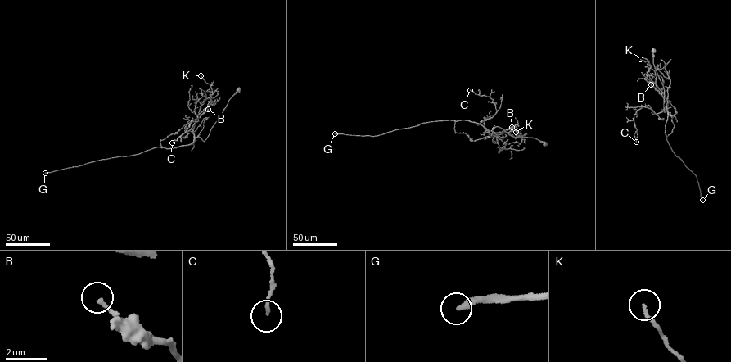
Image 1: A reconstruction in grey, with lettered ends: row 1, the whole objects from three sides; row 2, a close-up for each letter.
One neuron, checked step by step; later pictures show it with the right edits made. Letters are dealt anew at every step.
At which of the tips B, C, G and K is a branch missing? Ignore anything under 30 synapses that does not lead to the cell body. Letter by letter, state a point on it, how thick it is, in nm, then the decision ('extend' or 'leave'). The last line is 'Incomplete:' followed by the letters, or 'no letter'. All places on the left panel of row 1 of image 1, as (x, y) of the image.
B: place (208, 109); calibre 190 nm; leave
C: place (172, 142); calibre 120 nm; leave
G: place (45, 173); calibre 280 nm; extend
K: place (200, 75); calibre 130 nm; leave
Incomplete: G

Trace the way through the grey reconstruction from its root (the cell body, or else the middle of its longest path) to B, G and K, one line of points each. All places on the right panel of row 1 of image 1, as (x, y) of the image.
B: (653, 50), (665, 112), (667, 110), (667, 137), (675, 110), (651, 84)
G: (653, 50), (653, 65), (664, 89), (665, 112), (667, 110), (666, 139), (676, 156), (696, 176), (702, 200)
K: (653, 50), (667, 110), (665, 95), (647, 80), (649, 61), (640, 59)

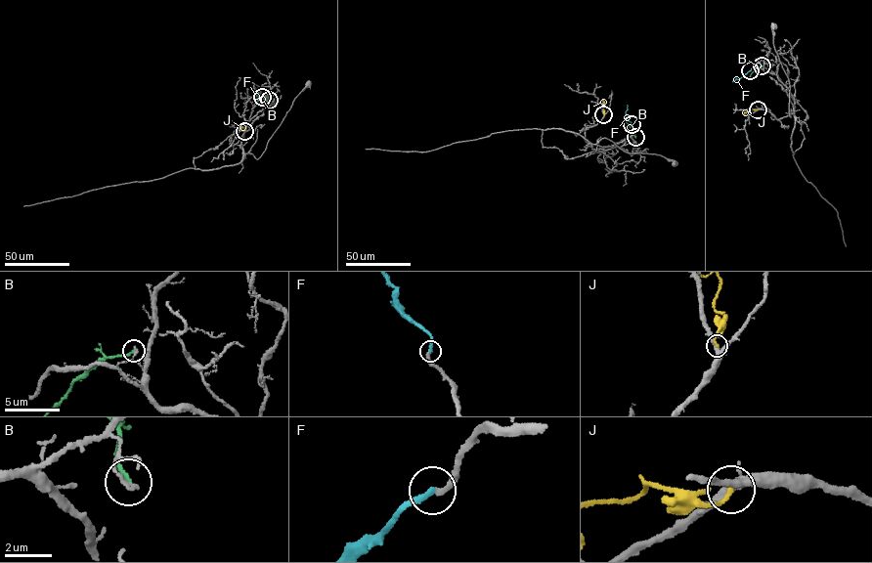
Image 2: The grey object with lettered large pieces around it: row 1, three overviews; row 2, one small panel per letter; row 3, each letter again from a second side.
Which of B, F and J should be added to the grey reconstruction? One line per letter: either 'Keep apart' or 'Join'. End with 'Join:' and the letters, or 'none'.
B: Keep apart
F: Join
J: Keep apart
Join: F

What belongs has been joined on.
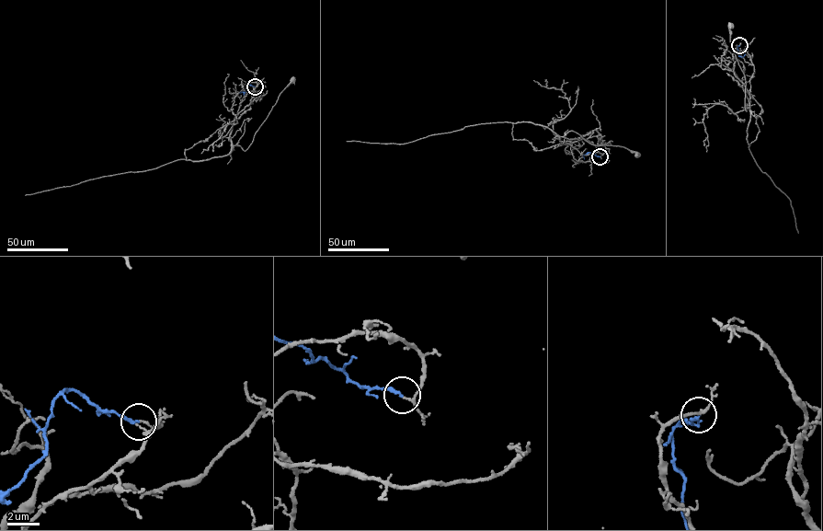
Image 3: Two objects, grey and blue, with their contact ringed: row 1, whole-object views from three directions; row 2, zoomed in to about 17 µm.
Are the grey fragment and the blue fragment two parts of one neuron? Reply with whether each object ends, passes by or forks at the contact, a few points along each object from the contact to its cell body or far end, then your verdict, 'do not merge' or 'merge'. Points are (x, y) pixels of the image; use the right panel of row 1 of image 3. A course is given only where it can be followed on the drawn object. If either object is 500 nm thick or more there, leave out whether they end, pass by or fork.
grey passes by | blue ends | grey via (739, 45), (739, 54), (754, 66), (744, 85), (746, 111), (730, 26) | blue via (739, 45), (738, 54), (742, 57), (745, 54) | do not merge

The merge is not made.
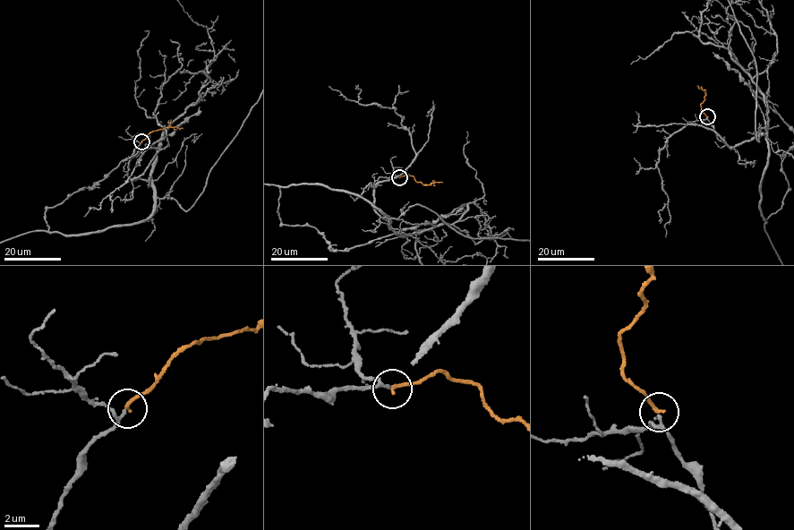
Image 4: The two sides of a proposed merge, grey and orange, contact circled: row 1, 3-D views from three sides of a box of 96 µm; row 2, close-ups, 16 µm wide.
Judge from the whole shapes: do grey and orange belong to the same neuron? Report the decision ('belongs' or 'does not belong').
belongs

